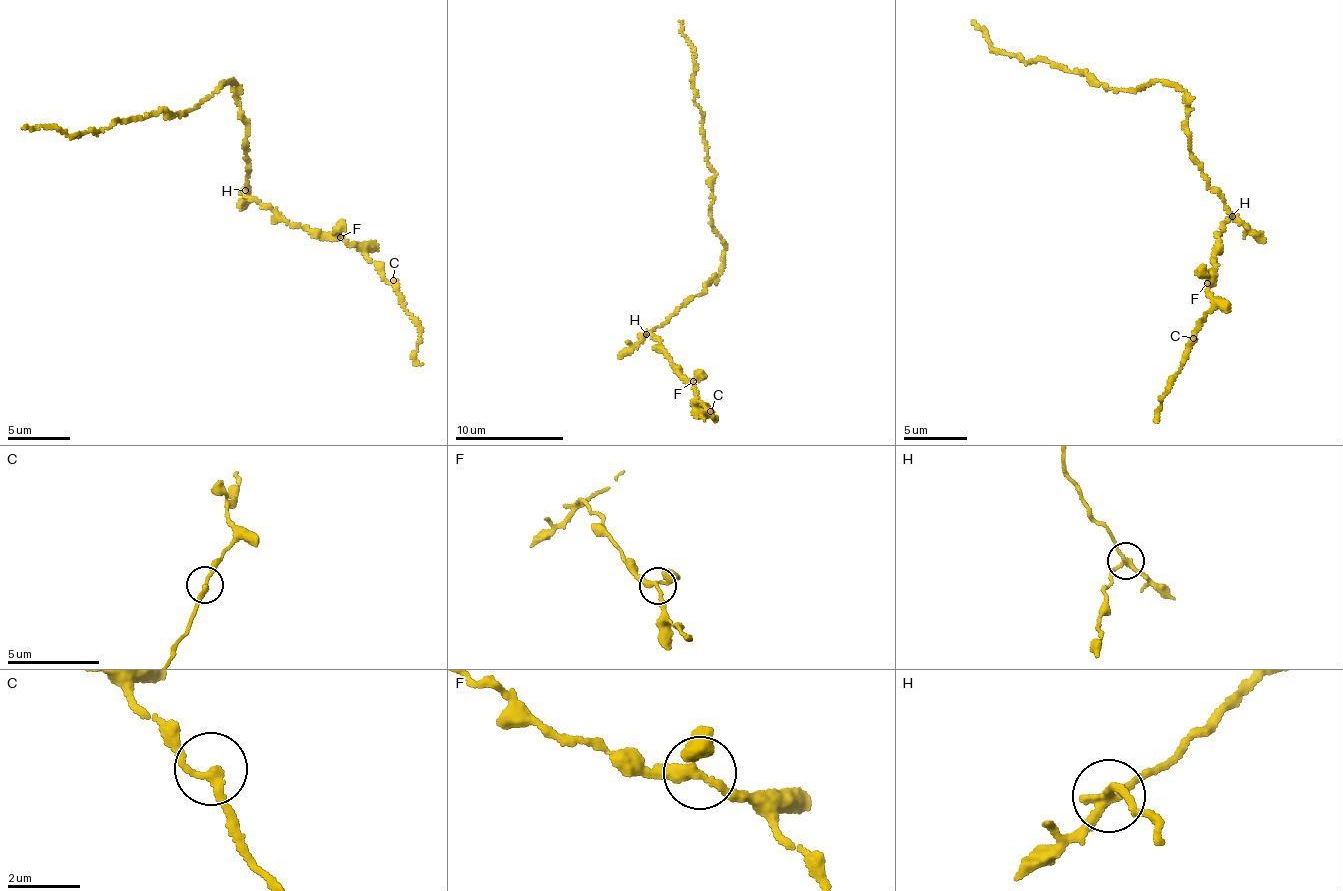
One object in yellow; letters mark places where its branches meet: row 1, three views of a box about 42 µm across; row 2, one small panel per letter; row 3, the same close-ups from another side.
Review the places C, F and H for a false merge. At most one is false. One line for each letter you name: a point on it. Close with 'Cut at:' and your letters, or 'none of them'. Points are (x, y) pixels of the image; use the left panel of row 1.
H: (245, 190)
Cut at: H

